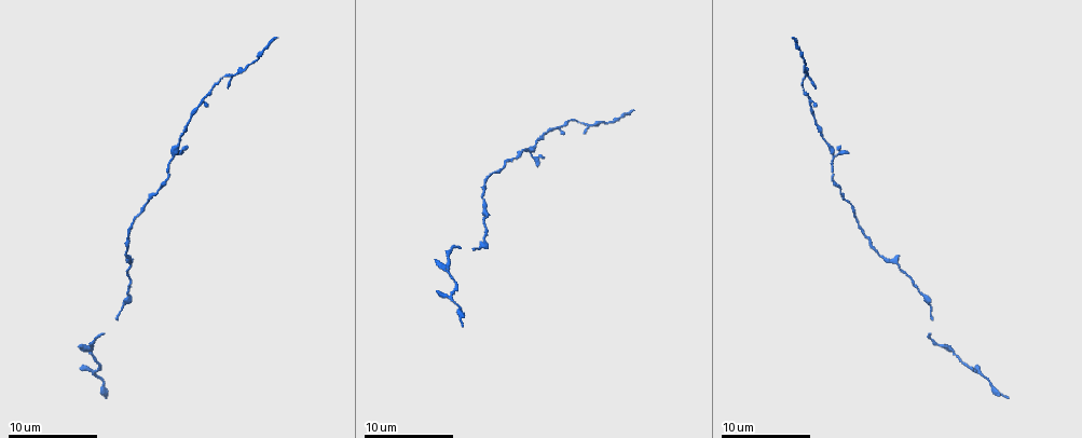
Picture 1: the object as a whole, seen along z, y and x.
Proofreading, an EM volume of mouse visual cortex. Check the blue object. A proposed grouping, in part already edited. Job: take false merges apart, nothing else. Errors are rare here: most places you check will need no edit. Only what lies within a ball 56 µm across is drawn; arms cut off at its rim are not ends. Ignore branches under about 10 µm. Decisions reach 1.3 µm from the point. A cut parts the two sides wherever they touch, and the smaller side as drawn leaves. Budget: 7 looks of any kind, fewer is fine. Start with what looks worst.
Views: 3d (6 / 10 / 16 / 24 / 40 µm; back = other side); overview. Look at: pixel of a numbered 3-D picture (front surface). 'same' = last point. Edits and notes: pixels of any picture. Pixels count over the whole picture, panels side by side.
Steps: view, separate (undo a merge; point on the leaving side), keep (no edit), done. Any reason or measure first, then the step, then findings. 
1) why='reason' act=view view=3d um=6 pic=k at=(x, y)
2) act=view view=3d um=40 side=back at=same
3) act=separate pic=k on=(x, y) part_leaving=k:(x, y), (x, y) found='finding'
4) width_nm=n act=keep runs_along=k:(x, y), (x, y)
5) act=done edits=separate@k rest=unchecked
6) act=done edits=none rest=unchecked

why='three-way junction' act=view view=3d um=10 pic=1 at=(172, 161)

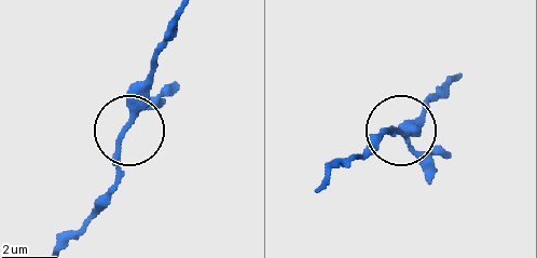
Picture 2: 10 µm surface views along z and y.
why='from behind' act=view view=3d um=10 side=back pic=2 at=(124, 129)

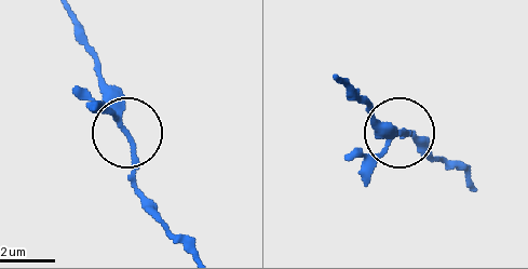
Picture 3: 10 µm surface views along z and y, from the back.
arms=3 act=keep found='all the same cell'

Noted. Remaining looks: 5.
why='sudden change in width' act=view view=3d um=16 pic=1 at=(230, 75)

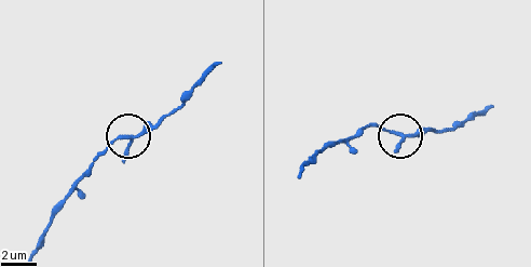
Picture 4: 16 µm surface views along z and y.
arms=3 act=keep found='one cell here'

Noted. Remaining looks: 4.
why='narrows sharply' act=view view=3d um=6 pic=1 at=(816, 123)

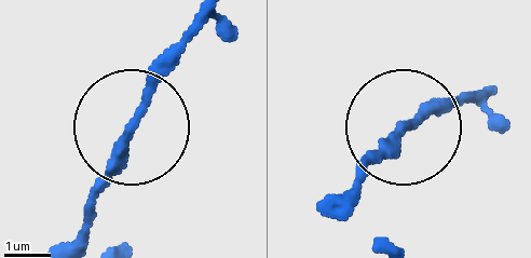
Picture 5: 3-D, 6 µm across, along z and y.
act=keep found='all the same cell'

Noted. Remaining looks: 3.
why='thick turns thin' act=view view=3d um=6 pic=1 at=(455, 289)

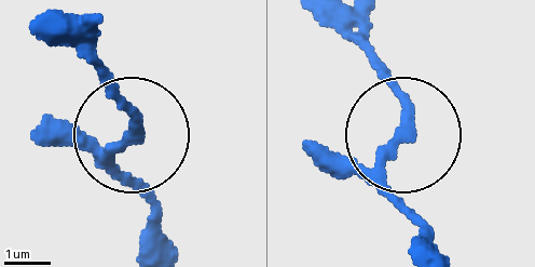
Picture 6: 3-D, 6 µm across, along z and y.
act=keep found='one cell here'

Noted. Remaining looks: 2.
act=done edits=none rest=unchecked

